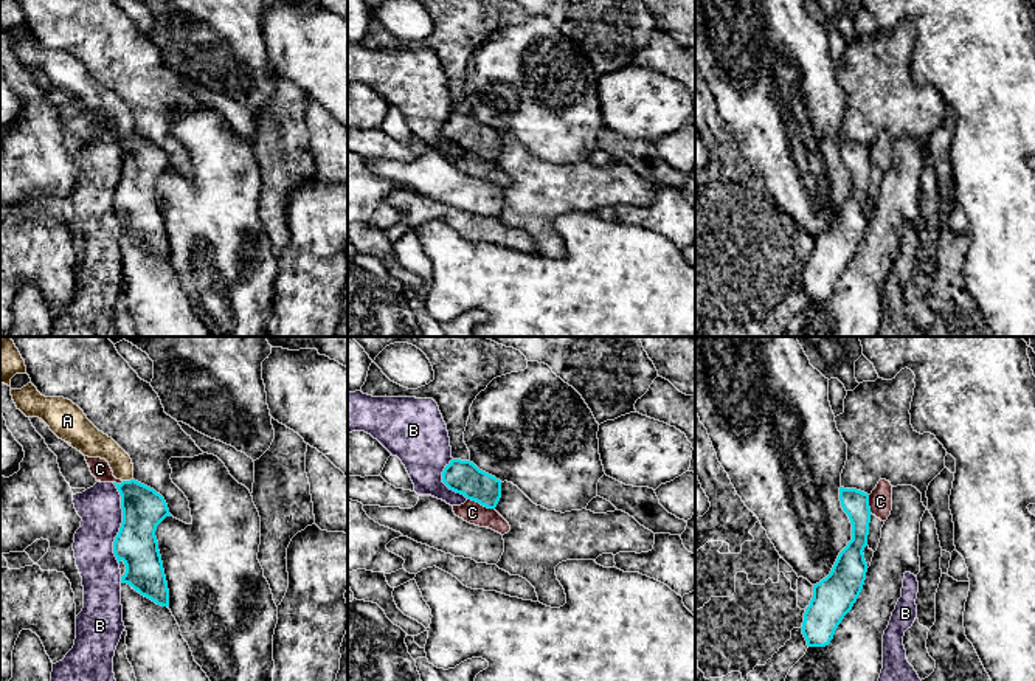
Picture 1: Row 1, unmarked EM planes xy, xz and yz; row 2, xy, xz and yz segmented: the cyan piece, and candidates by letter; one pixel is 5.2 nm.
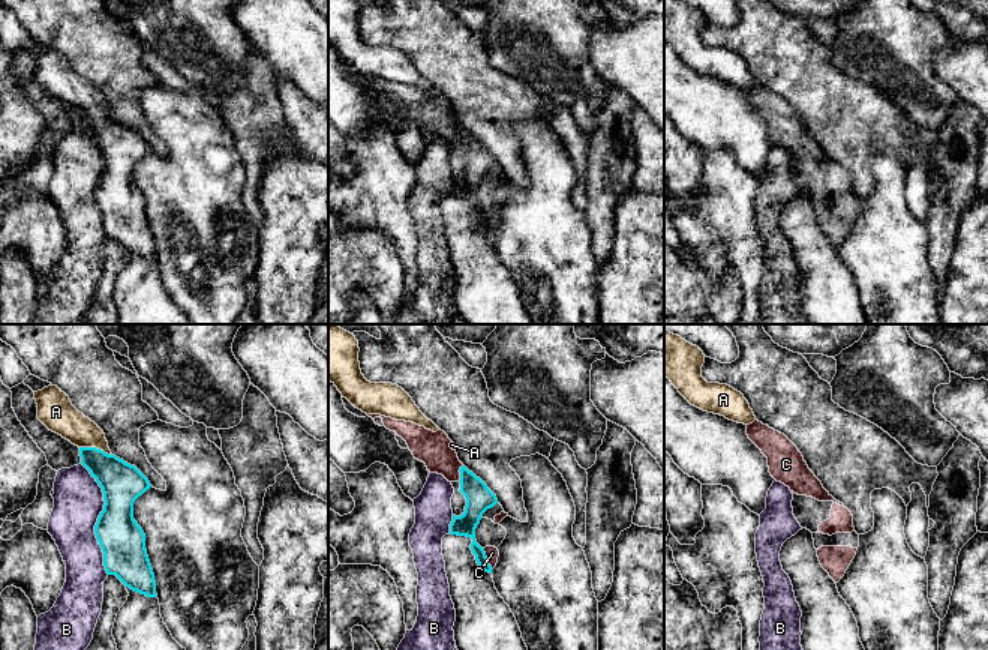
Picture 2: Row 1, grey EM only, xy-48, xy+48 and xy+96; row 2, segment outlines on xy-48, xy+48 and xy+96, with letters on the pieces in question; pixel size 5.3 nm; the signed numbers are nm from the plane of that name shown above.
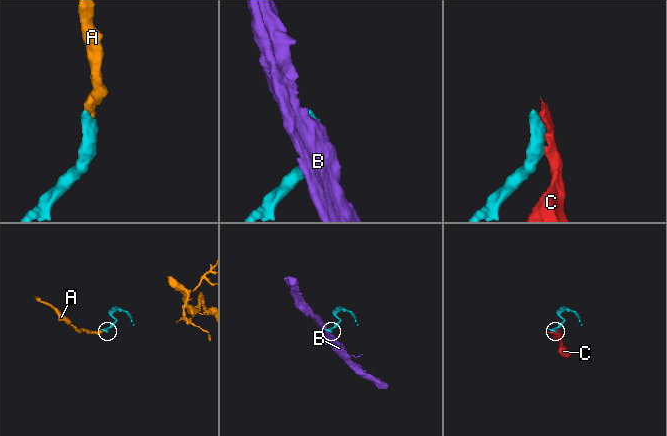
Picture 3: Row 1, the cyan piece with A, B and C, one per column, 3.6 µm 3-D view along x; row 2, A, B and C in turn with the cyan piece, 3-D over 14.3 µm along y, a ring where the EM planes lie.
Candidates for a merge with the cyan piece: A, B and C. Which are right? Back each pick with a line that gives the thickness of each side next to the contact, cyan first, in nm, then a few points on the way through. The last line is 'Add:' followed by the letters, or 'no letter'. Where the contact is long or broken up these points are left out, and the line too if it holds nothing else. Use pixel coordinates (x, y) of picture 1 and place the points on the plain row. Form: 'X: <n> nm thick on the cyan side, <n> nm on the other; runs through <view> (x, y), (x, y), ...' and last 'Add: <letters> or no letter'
A: 220 nm thick on the cyan side, 140 nm on the other; runs through xy (143, 162), (129, 141), (128, 134), (123, 120), (96, 96)
Add: A

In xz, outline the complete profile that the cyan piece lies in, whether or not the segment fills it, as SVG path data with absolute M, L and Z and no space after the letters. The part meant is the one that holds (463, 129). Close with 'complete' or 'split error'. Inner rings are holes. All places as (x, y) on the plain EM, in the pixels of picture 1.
M452 112L442 124L442 135L450 143L487 161L495 161L501 150L501 133L470 113Z; complete

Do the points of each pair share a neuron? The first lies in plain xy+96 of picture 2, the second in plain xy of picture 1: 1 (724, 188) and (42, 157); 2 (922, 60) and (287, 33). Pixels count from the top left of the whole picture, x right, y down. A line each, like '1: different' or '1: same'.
1: same
2: different

